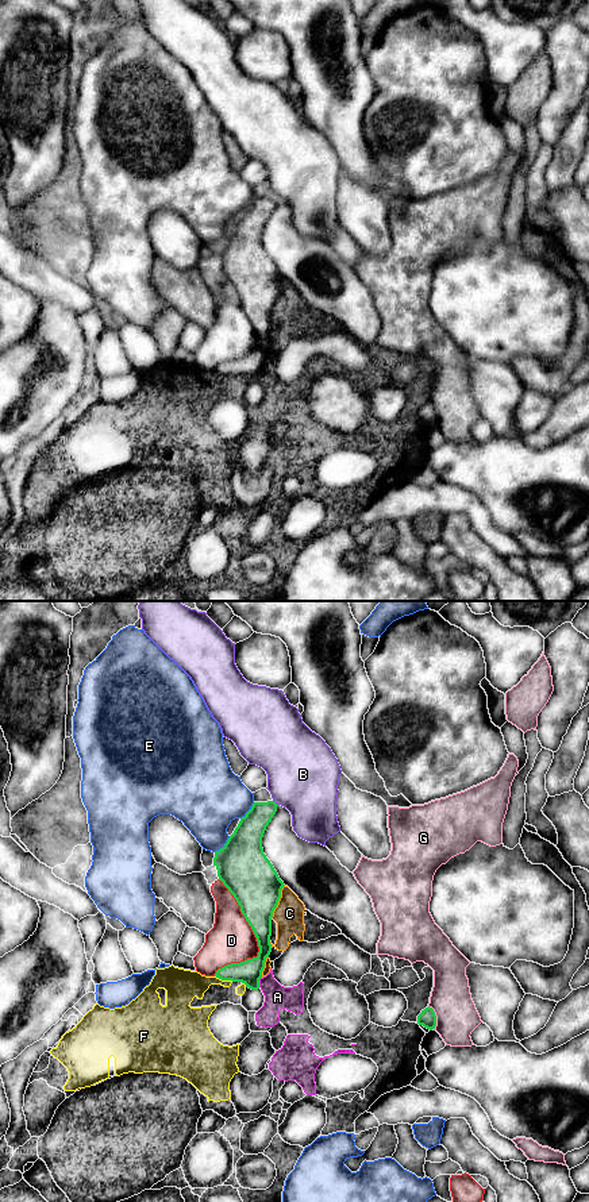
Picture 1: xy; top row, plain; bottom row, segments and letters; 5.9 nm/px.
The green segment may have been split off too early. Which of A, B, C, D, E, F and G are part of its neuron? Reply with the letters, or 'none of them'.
none of them

